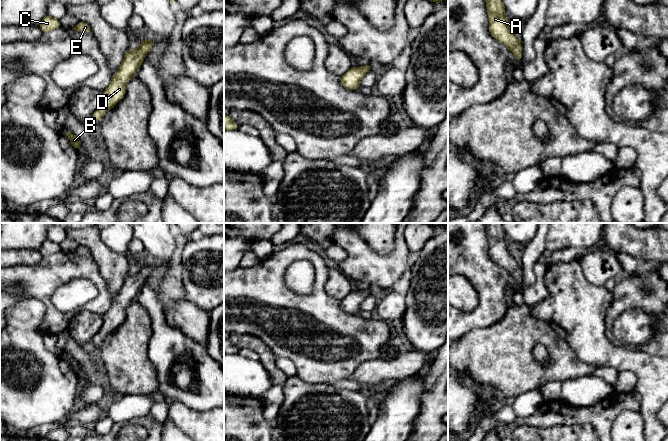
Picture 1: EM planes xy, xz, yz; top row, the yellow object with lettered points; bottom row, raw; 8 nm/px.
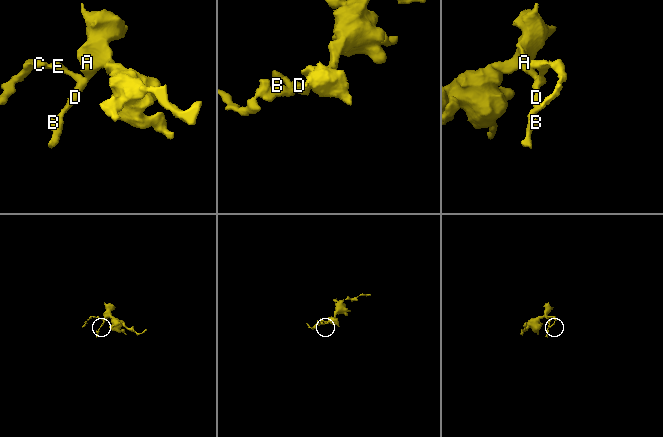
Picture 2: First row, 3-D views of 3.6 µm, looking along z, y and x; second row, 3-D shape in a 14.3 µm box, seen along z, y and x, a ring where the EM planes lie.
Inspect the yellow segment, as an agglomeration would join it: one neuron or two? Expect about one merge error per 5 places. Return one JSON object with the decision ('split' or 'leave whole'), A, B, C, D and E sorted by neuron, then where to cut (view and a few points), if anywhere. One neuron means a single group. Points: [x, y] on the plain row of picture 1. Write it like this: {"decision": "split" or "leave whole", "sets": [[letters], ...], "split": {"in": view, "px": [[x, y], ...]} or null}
{"decision": "leave whole", "sets": [["A", "B", "C", "D", "E"]], "split": null}

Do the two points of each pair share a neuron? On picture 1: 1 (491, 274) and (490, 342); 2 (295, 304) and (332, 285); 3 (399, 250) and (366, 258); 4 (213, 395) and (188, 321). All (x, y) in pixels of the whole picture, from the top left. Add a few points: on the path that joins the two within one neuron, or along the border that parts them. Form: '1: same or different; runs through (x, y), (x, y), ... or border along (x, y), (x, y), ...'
1: different; border along (507, 309), (495, 323), (473, 328), (468, 333)
2: different; border along (327, 268), (324, 290), (330, 296), (339, 300)
3: same; runs through (391, 258), (374, 259)
4: different; border along (175, 328), (178, 328), (187, 336), (205, 346)

